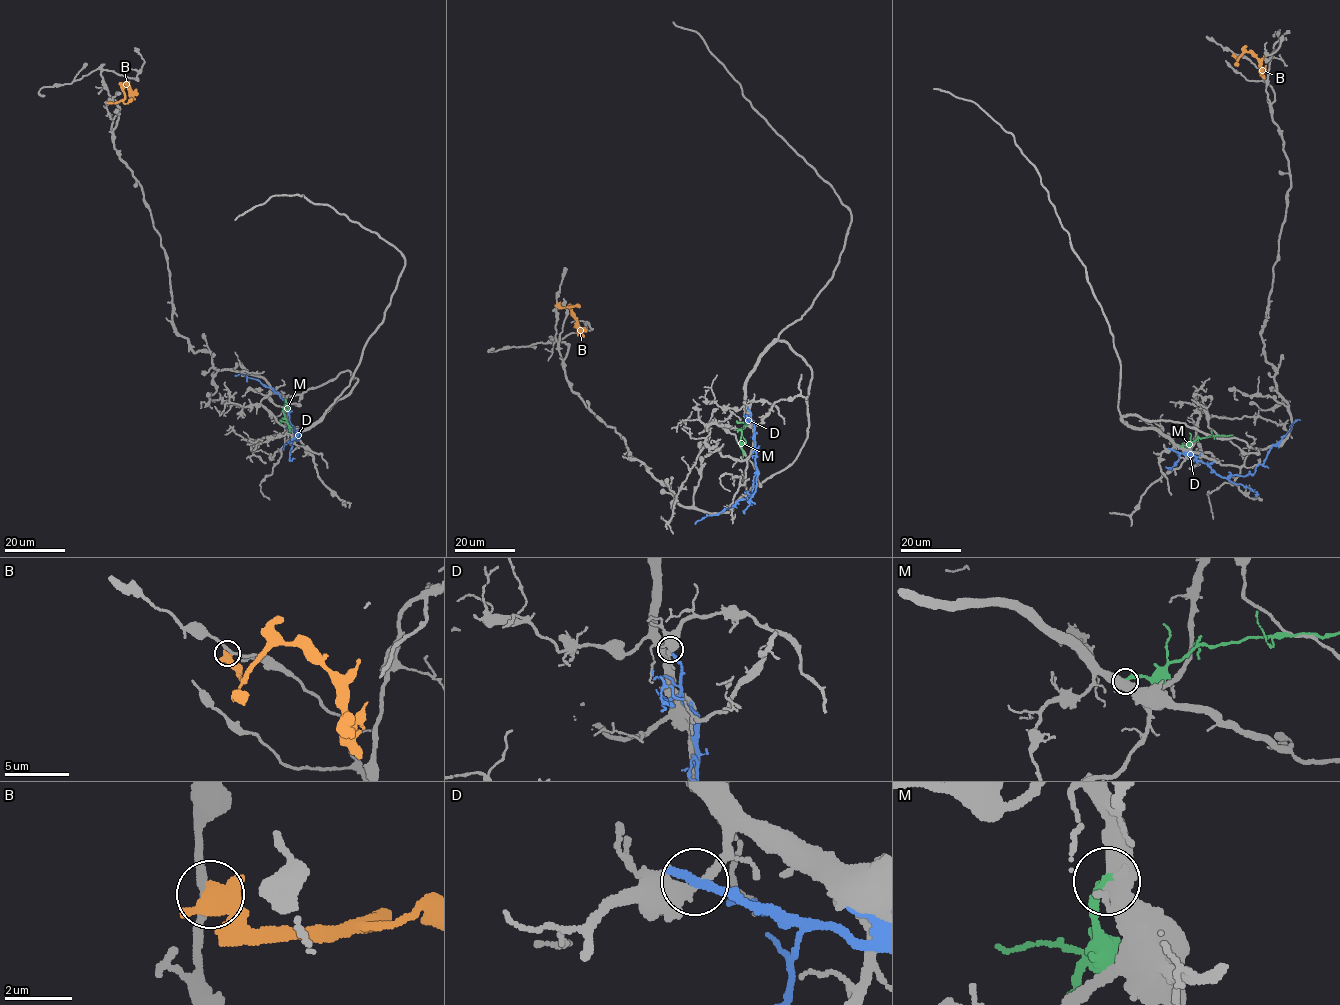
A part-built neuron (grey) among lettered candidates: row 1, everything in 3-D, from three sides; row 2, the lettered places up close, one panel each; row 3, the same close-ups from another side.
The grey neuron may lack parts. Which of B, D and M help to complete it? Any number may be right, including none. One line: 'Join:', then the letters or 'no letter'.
Join: no letter

